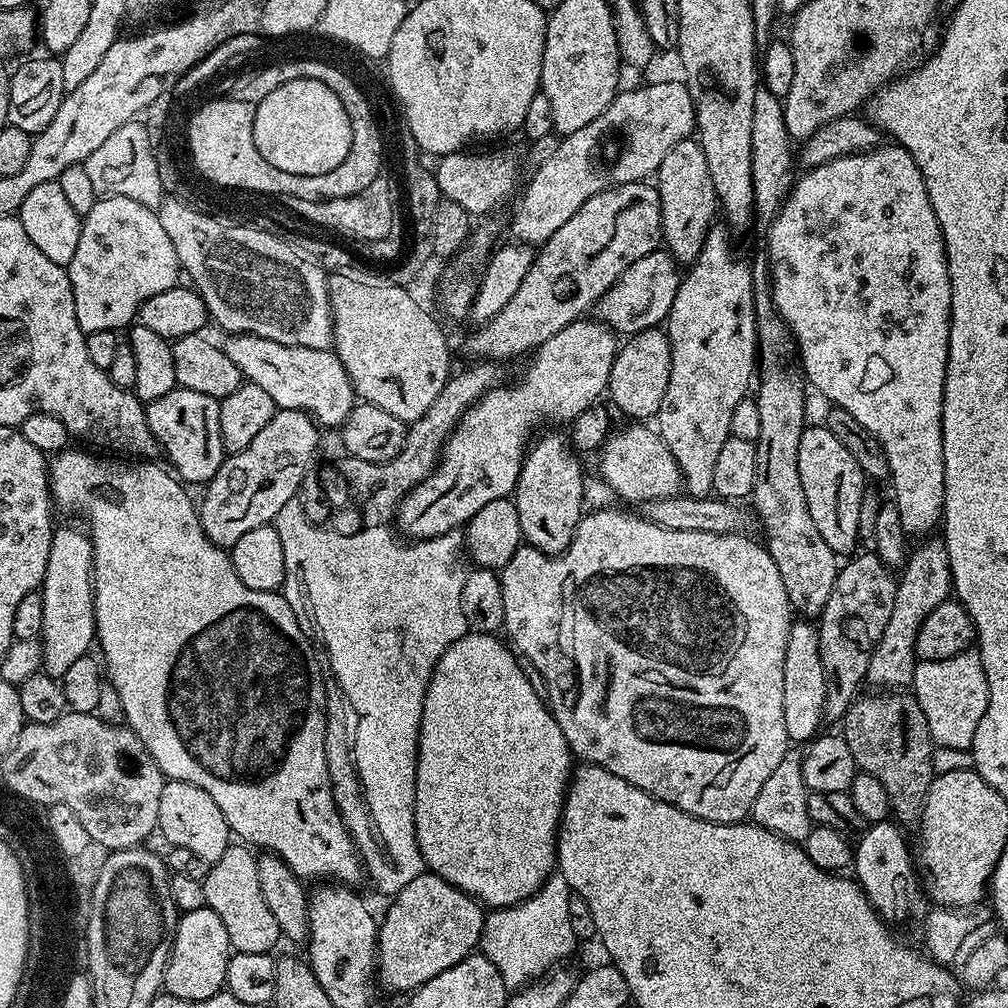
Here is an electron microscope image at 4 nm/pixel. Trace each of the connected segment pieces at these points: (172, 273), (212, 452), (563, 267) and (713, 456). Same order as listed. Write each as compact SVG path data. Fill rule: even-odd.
M111 194L101 195L90 214L83 216L78 250L74 250L74 258L66 267L74 294L74 314L78 318L78 326L82 326L86 334L94 330L116 332L120 328L127 329L137 319L146 298L154 298L154 294L162 294L162 290L177 287L176 279L181 270L174 242L170 242L166 235L159 215L142 206L142 202L134 202L134 198Z
M179 386L172 388L170 394L147 401L148 425L154 434L159 451L169 460L171 471L185 485L207 485L218 474L226 459L222 442L220 422L220 401L213 396L198 394L198 390L186 390ZM172 463L172 464L171 464Z
M648 182L634 184L619 184L613 188L602 190L594 194L576 211L574 218L554 234L536 252L536 261L530 266L526 278L522 278L522 286L518 286L514 298L502 306L498 314L487 324L481 324L475 329L476 333L468 340L468 352L472 358L483 358L488 362L505 362L511 356L520 356L523 352L531 353L539 348L546 338L554 338L554 334L561 332L566 326L570 326L575 320L581 319L584 312L593 307L597 300L618 282L618 278L638 258L646 258L661 243L660 227L662 226L662 210L660 209L660 195L655 187Z
M713 223L706 234L706 242L697 254L694 263L687 265L683 273L674 306L670 306L666 331L672 361L670 382L666 386L666 398L662 398L658 431L660 437L670 446L670 454L680 467L683 487L690 496L712 496L714 486L714 465L722 446L732 435L730 418L734 406L749 395L748 383L753 383L752 371L758 368L758 347L754 290L752 289L750 264L747 259L739 260L732 249L733 233L723 223Z

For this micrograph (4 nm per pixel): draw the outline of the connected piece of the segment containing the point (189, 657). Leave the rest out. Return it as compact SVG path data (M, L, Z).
M65 450L55 453L51 457L48 465L48 487L52 490L52 502L57 509L60 508L64 512L81 512L84 515L83 523L86 525L86 531L92 538L92 575L94 577L94 591L96 594L96 640L98 648L104 651L102 655L102 664L106 669L107 679L114 686L114 690L118 690L118 698L122 698L122 710L124 711L124 719L127 727L131 728L132 733L140 739L142 746L146 746L146 750L150 754L150 758L154 758L154 762L160 768L160 773L170 780L181 780L182 782L190 782L194 786L198 786L202 790L206 790L206 794L210 794L210 798L214 798L214 802L218 802L218 810L222 810L222 814L228 823L229 833L233 837L239 838L245 845L251 846L256 850L266 852L276 852L288 863L290 870L294 870L294 874L299 876L305 882L339 882L345 886L356 886L360 876L362 880L362 865L360 863L360 854L356 850L356 843L352 840L352 836L348 833L348 828L344 824L344 819L340 816L340 811L336 805L336 799L332 793L332 783L330 782L330 770L326 762L326 726L328 725L328 695L324 689L324 670L320 667L320 658L314 647L313 641L304 635L302 626L298 626L298 618L294 614L294 610L290 606L290 602L280 592L263 592L262 590L250 590L250 586L246 586L242 582L242 578L238 578L238 574L232 565L231 555L220 545L210 542L210 538L206 538L204 527L200 521L200 514L197 505L192 504L192 500L188 497L189 489L167 467L159 468L158 465L152 464L156 462L128 462L132 464L123 464L123 459L112 458L116 460L103 460L100 456L91 456L88 452L72 452L73 450Z

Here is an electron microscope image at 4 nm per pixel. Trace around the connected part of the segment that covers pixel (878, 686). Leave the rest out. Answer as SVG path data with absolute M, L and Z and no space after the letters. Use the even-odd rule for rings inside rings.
M928 538L917 544L920 545L917 548L915 545L911 549L908 563L899 573L894 610L890 610L890 622L886 630L882 630L882 638L874 654L870 654L866 680L869 685L872 683L873 689L876 690L904 690L911 685L912 675L918 663L916 654L918 630L926 614L930 614L934 606L938 606L953 595L950 558L943 539Z

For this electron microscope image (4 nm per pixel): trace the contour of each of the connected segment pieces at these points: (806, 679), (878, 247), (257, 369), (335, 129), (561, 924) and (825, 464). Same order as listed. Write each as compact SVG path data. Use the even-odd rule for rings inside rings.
M800 618L790 626L790 634L786 638L786 658L782 662L782 718L786 718L789 741L808 742L821 731L820 724L825 723L825 702L826 674L822 670L820 633L815 623Z
M888 142L888 143L885 143L885 144L884 144L884 145L883 145L883 146L881 146L881 147L879 147L879 148L871 148L871 149L870 149L870 150L866 150L866 151L865 151L865 152L852 152L852 153L850 153L850 154L849 154L849 156L843 156L843 157L842 157L842 158L834 158L834 159L833 159L833 160L831 160L831 161L830 161L830 162L826 162L826 163L825 163L825 164L819 164L819 166L818 166L818 167L817 167L817 168L808 168L808 169L807 169L807 171L805 171L805 173L806 173L806 174L805 174L805 176L804 176L804 177L802 177L802 175L801 175L801 176L800 176L800 177L799 177L799 179L797 179L797 180L796 180L796 181L795 181L795 183L794 183L794 185L792 185L792 189L791 189L791 192L790 192L790 193L789 193L789 195L788 195L788 196L787 196L787 197L786 197L786 198L785 198L785 200L784 200L784 204L783 204L783 205L782 205L782 206L781 206L781 208L780 208L780 212L779 212L779 213L778 213L778 214L777 214L777 216L776 216L776 217L775 217L775 218L774 218L774 222L773 222L773 224L772 224L772 225L771 225L771 226L770 226L770 230L769 230L769 232L768 232L768 235L767 235L767 239L768 239L768 254L769 254L769 258L770 258L770 260L771 260L771 263L772 263L772 264L773 264L773 265L775 265L775 267L773 267L773 268L772 268L772 269L771 269L771 282L772 282L772 296L773 296L773 302L774 302L774 303L775 303L775 304L776 304L776 309L777 309L777 311L778 311L778 312L779 312L779 313L780 313L780 316L781 316L781 318L782 318L782 319L783 319L783 320L784 320L784 321L785 321L785 323L787 323L787 324L788 324L788 328L789 328L789 330L790 330L790 332L791 332L791 334L792 334L792 336L793 336L793 337L794 337L794 343L795 343L795 347L796 347L796 348L797 348L797 349L798 349L798 360L799 360L799 356L800 356L800 364L801 364L801 366L800 366L800 365L799 365L799 367L800 367L800 368L801 368L801 369L802 369L802 372L803 372L803 375L804 375L804 376L805 376L805 377L806 377L806 380L807 380L807 383L808 383L808 384L809 384L809 385L811 385L811 387L812 387L812 384L813 384L813 386L814 386L814 387L816 387L816 388L817 388L817 390L818 390L818 391L820 391L820 392L821 392L821 394L822 394L822 395L824 395L824 396L825 396L825 398L826 398L826 399L828 399L828 400L829 400L829 401L828 401L828 402L827 402L827 403L828 403L828 404L829 404L829 405L832 405L832 406L835 406L835 407L837 407L837 408L841 408L841 409L842 409L842 410L846 410L846 414L854 414L854 418L855 418L855 419L856 419L856 420L857 420L857 422L862 422L862 426L866 426L866 430L870 430L870 434L874 434L874 438L878 438L878 442L879 442L879 443L880 443L880 445L881 445L881 446L882 446L882 450L883 450L883 451L884 451L884 453L885 453L885 454L886 454L886 462L890 462L890 470L889 470L889 471L888 471L888 474L889 474L889 477L890 477L890 485L891 485L891 484L892 484L892 496L891 496L891 499L892 499L892 500L893 500L893 501L894 501L894 503L896 503L896 505L897 505L897 506L898 506L898 514L902 514L902 530L903 530L903 531L904 531L904 533L905 533L905 534L907 534L907 536L908 536L908 537L910 537L910 538L924 538L924 537L927 537L927 536L928 536L928 535L929 535L929 534L932 534L932 533L935 533L935 532L932 532L932 531L934 531L934 530L935 530L935 528L936 528L936 531L937 531L937 528L938 528L938 525L939 525L939 524L940 524L940 523L941 523L941 520L942 520L942 517L943 517L943 515L944 515L944 455L943 455L943 454L942 454L942 406L943 406L943 405L944 405L944 387L945 387L945 386L946 386L946 366L947 366L947 365L948 365L948 347L949 347L949 346L950 346L950 322L951 322L951 321L952 321L952 287L951 287L951 286L950 286L950 274L949 274L949 273L948 273L948 259L947 259L947 258L946 258L946 246L945 246L945 245L944 245L944 239L943 239L943 238L942 238L942 230L941 230L941 229L940 229L940 227L939 227L939 226L938 226L938 218L937 218L937 217L936 217L936 215L935 215L935 214L934 214L934 206L930 206L930 198L929 198L929 197L928 197L928 195L927 195L927 194L926 194L926 182L925 182L925 181L924 181L924 179L923 179L923 178L922 178L922 174L921 174L921 173L920 173L920 171L919 171L919 170L918 170L918 166L917 166L917 165L916 165L916 163L915 163L915 162L914 162L914 158L910 158L910 154L909 154L909 153L908 153L908 151L907 151L907 150L905 150L905 149L904 149L904 148L901 148L901 147L900 147L900 145L899 145L899 144L897 144L897 143L895 143L895 142Z
M245 332L229 335L227 339L222 344L226 358L238 366L247 383L262 386L262 390L274 398L277 409L307 412L317 425L333 430L339 429L352 413L352 405L357 403L358 397L335 351L328 348L286 346L282 342L258 338Z
M291 80L280 84L277 88L268 89L266 98L255 105L254 114L254 146L258 146L258 154L270 162L270 166L278 166L278 170L286 170L286 174L302 174L317 176L326 174L347 159L352 145L352 125L347 117L338 95L317 80Z
M554 872L548 877L543 887L514 907L497 908L485 915L483 934L480 937L481 953L490 958L510 990L519 990L539 980L557 964L563 963L578 946L576 935L570 925L570 898L572 891L564 875Z
M805 427L798 445L798 473L814 526L818 526L818 534L822 534L826 546L837 554L855 553L856 544L861 543L858 510L862 510L866 477L858 462L854 462L854 454L850 454L850 450L830 434L828 427Z

